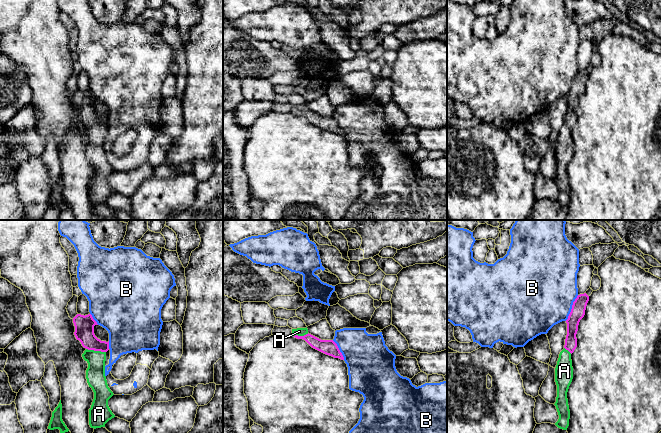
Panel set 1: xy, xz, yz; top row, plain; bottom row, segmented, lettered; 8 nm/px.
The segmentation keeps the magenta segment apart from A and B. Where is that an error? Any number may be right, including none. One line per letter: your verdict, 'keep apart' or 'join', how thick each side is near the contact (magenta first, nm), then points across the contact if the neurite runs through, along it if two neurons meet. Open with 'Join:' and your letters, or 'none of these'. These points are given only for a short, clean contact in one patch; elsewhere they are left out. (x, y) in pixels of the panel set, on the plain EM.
Join: A
A: join; calibres 160 and 160 nm; way xy (84, 101), (84, 109), (96, 126), (95, 150)
B: keep apart; calibres 110 and 480 nm

